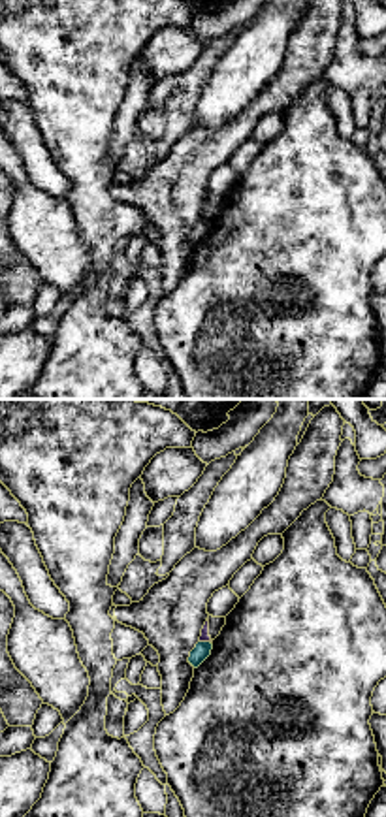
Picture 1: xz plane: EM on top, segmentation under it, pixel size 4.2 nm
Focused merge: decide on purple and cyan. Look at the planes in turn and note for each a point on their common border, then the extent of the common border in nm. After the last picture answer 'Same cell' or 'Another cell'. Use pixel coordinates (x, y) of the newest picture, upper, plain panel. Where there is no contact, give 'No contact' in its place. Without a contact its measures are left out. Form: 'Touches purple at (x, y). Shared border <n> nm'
Touches purple at (206, 219). Shared border 50 nm

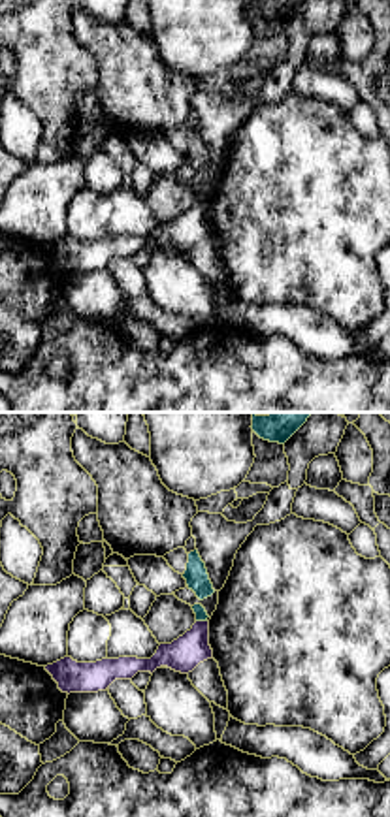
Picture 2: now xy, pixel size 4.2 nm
Touches purple at (202, 200). Shared border 50 nm

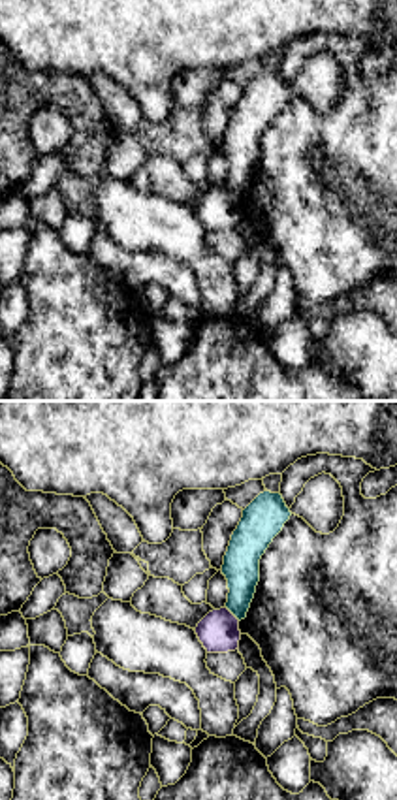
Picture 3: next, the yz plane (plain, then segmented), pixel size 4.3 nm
Touches purple at (232, 192). Shared border 90 nm

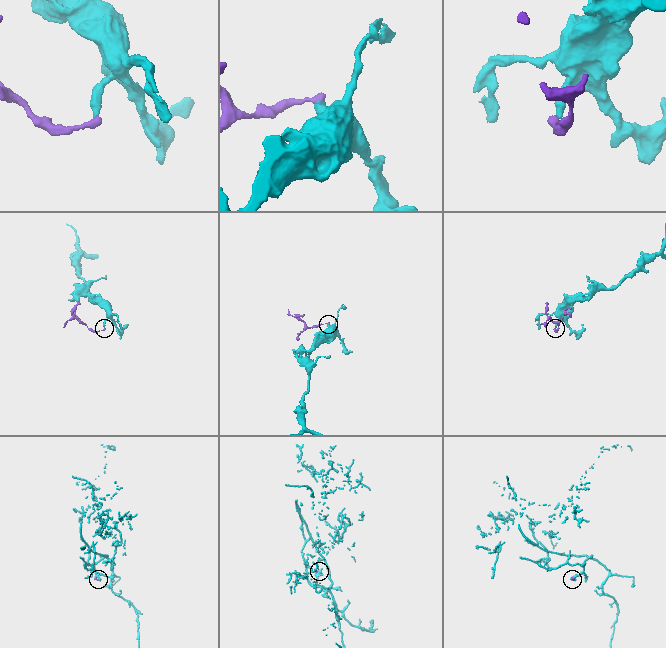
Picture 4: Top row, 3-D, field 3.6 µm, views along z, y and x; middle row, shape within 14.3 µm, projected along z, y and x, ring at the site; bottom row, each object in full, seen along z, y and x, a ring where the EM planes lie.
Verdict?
Another cell

